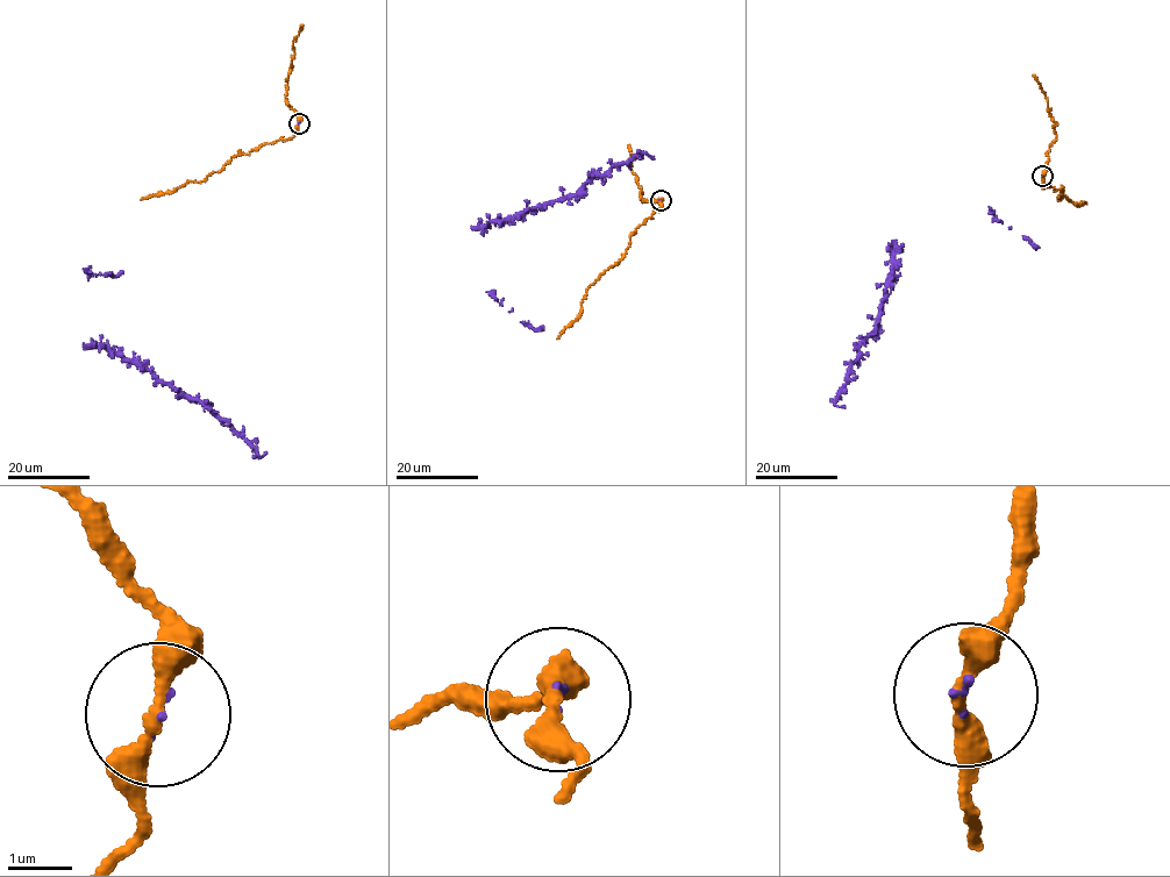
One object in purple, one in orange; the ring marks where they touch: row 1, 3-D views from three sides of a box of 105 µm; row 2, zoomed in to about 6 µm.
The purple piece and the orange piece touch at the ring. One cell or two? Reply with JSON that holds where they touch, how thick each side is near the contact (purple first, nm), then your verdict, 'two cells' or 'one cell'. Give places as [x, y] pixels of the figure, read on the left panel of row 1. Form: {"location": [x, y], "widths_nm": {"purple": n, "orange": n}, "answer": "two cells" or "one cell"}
{"location": [299, 123], "widths_nm": {"purple": 50, "orange": 240}, "answer": "one cell"}

